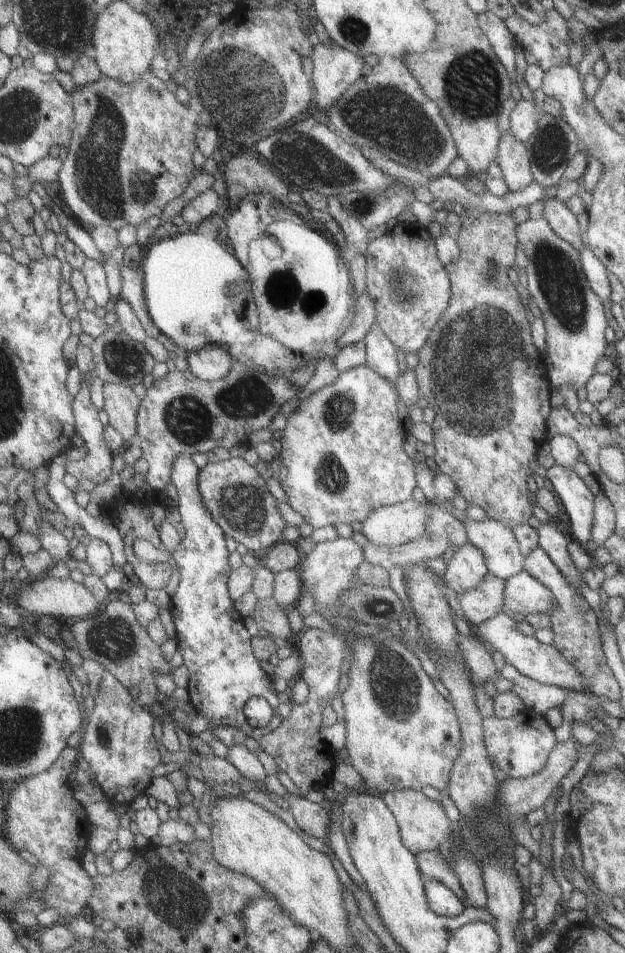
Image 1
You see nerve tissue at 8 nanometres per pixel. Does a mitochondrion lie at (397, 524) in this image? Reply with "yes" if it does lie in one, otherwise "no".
no

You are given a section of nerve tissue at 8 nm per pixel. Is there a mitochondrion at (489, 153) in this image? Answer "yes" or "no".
no

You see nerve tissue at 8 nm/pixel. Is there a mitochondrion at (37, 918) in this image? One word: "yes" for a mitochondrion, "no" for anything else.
no

